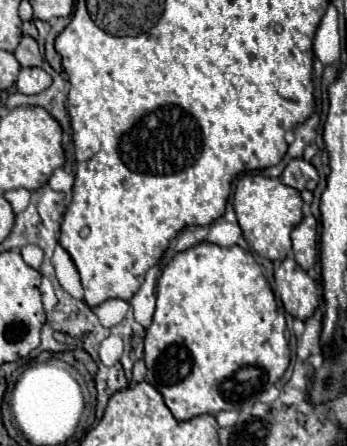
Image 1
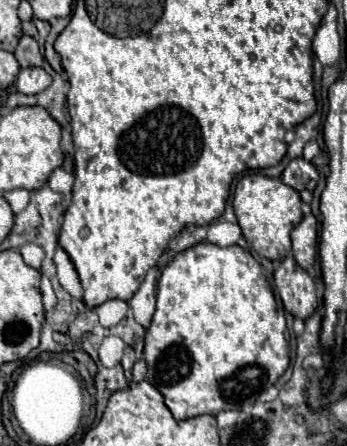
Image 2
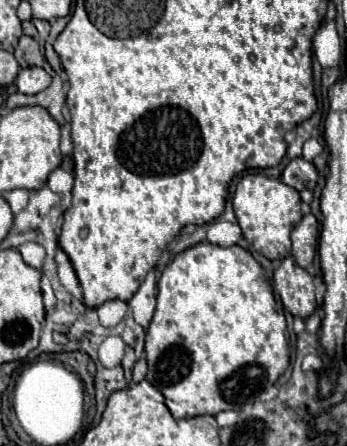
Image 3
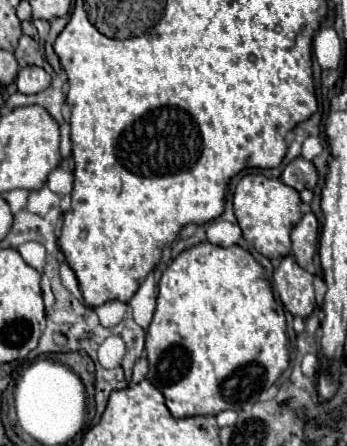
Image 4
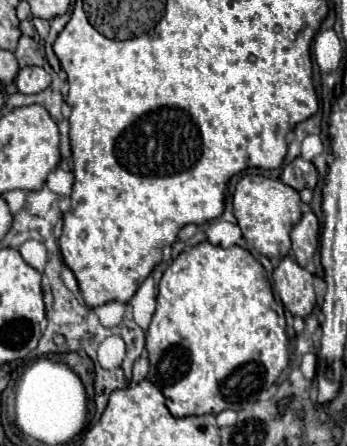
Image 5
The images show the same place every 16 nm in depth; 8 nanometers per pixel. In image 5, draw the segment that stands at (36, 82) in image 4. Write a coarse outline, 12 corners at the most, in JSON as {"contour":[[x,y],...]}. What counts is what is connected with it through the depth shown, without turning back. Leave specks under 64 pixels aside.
{"contour":[[38,66],[18,72],[22,94],[38,94],[50,86],[50,74]]}

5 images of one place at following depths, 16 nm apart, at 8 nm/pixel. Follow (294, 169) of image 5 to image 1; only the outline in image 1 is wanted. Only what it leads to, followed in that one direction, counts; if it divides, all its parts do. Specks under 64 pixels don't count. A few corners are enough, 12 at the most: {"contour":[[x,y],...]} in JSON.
{"contour":[[304,158],[290,160],[282,182],[296,190],[314,190],[318,172]]}

